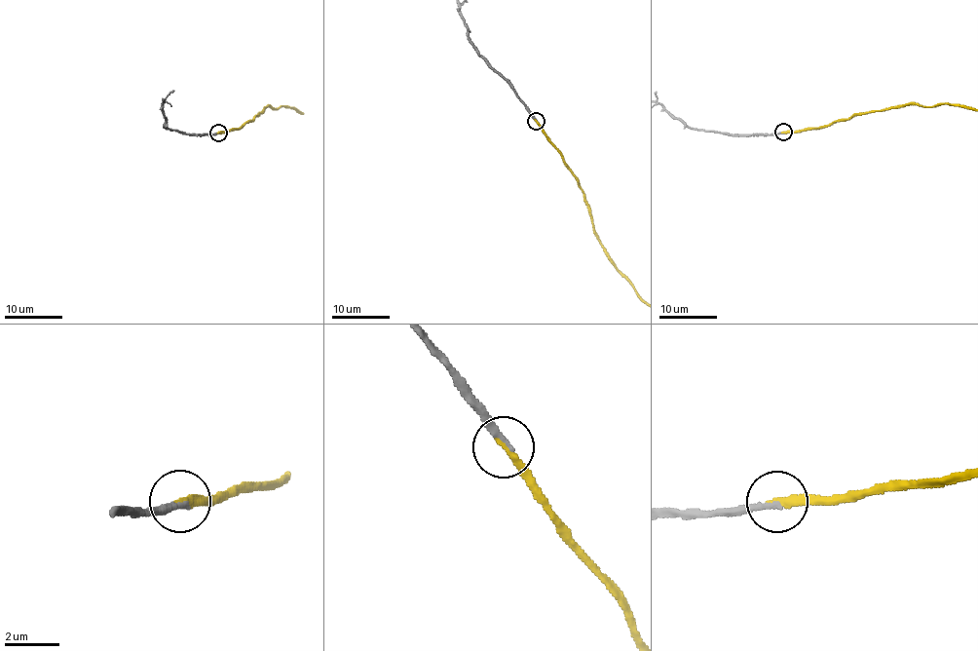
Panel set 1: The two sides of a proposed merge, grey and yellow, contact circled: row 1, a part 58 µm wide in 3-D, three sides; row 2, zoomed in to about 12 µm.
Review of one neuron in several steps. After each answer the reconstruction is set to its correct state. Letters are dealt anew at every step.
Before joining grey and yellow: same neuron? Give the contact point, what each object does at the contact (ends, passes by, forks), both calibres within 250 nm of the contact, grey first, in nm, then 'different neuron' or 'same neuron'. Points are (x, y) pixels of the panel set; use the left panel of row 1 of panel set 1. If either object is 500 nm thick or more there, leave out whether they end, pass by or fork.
at (218, 133); grey ends there; yellow ends there; 200 nm thick on the grey side, 300 nm on the other; same neuron

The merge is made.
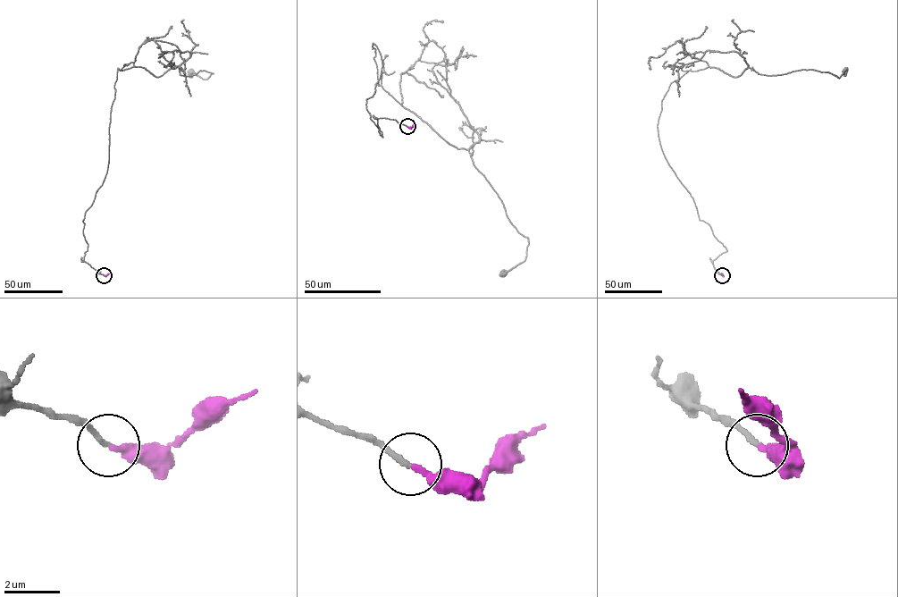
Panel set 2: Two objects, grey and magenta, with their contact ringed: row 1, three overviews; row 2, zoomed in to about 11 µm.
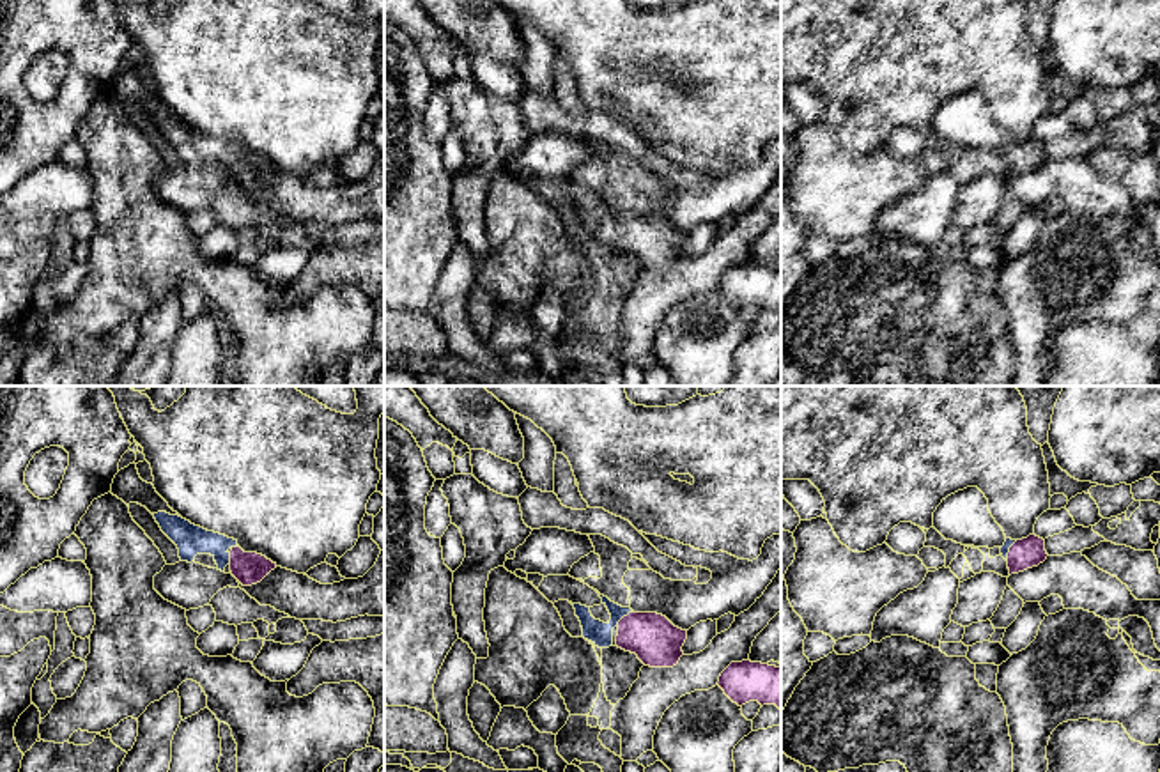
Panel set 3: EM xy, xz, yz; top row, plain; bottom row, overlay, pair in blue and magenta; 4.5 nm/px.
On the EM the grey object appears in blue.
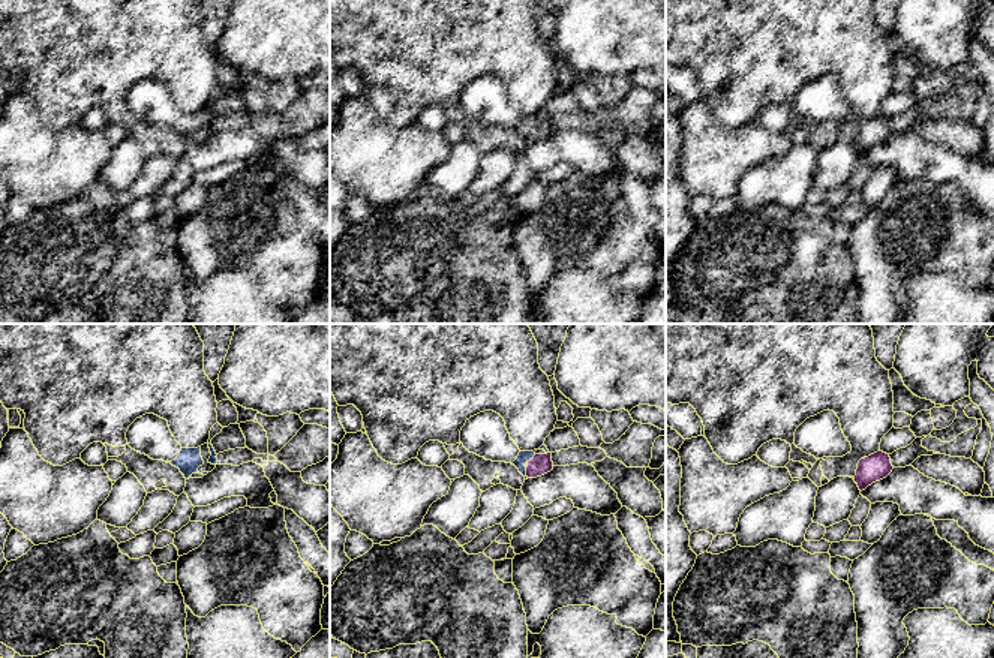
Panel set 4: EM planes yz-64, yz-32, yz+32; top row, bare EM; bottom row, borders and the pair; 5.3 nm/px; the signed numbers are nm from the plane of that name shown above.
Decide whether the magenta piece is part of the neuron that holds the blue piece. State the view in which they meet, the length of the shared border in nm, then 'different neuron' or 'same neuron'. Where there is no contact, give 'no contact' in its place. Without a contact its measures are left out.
xz | 100 nm | same neuron

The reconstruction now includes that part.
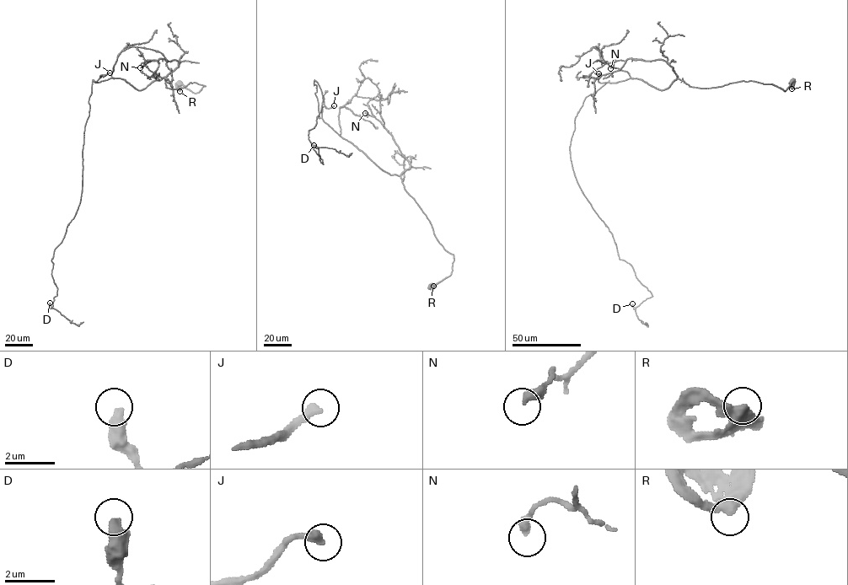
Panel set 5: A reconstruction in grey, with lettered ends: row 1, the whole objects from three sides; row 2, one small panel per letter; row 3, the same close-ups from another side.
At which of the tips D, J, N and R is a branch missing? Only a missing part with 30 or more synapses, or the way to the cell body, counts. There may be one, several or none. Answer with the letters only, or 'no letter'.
J

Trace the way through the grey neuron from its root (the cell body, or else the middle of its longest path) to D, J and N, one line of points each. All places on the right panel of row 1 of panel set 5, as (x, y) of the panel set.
D: (792, 80), (785, 91), (677, 77), (658, 89), (630, 77), (585, 98), (571, 164), (652, 296), (632, 303)
J: (792, 80), (785, 91), (751, 81), (699, 88), (677, 77), (658, 89), (636, 78), (599, 83), (598, 73)
N: (792, 80), (785, 91), (751, 81), (699, 88), (679, 79), (662, 60), (614, 60), (610, 68)

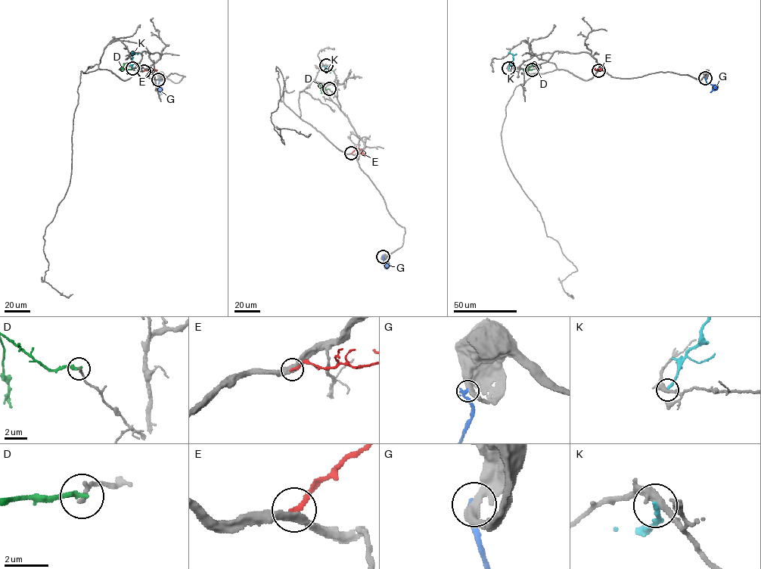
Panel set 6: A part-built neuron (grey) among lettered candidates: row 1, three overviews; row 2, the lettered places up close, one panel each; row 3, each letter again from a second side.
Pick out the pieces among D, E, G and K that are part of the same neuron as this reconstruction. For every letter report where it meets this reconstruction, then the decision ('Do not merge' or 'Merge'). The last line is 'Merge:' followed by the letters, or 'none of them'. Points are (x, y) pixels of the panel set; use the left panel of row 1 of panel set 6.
D: Touches grey at (132, 69). Do not merge
E: Touches grey at (144, 71). Do not merge
G: Touches grey at (158, 79). Do not merge
K: Touches grey at (132, 68). Do not merge
Merge: none of them

